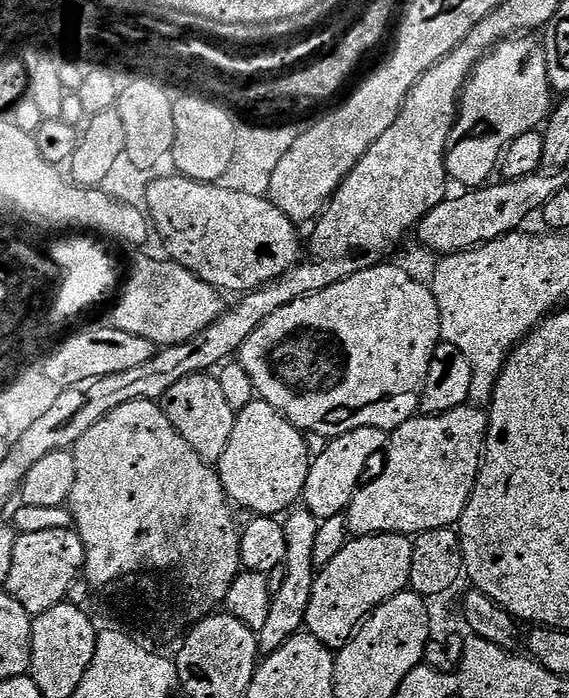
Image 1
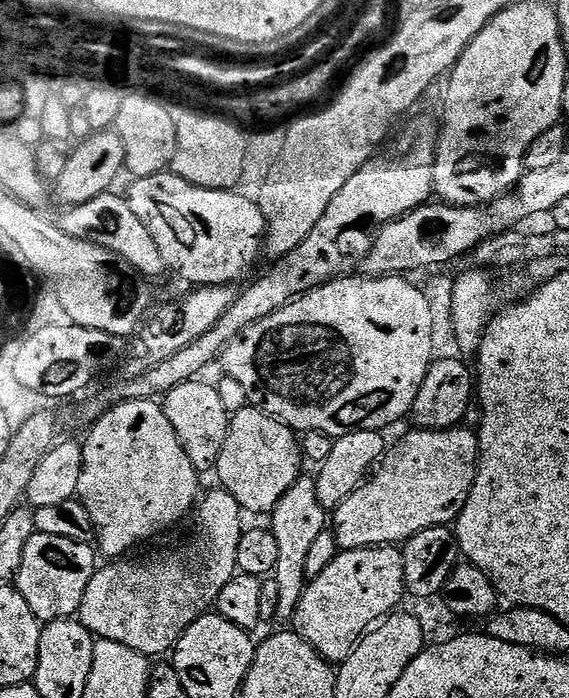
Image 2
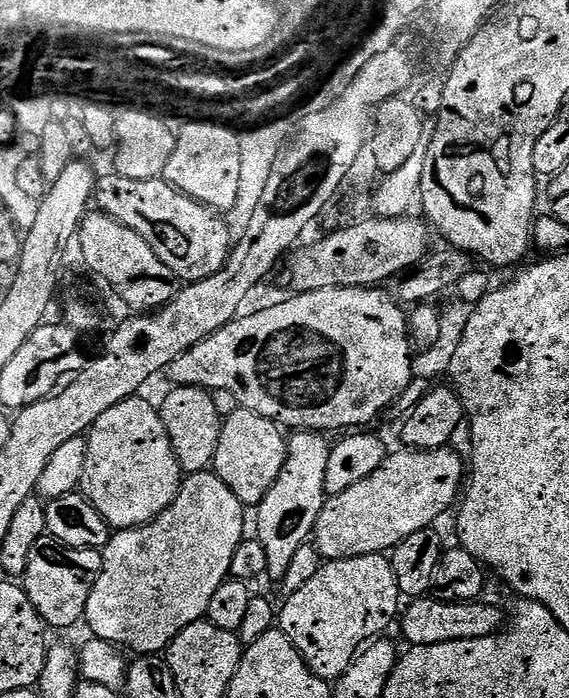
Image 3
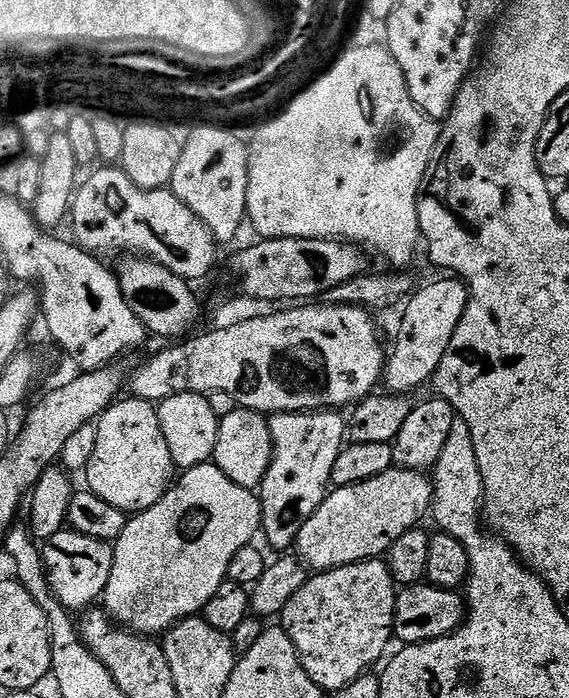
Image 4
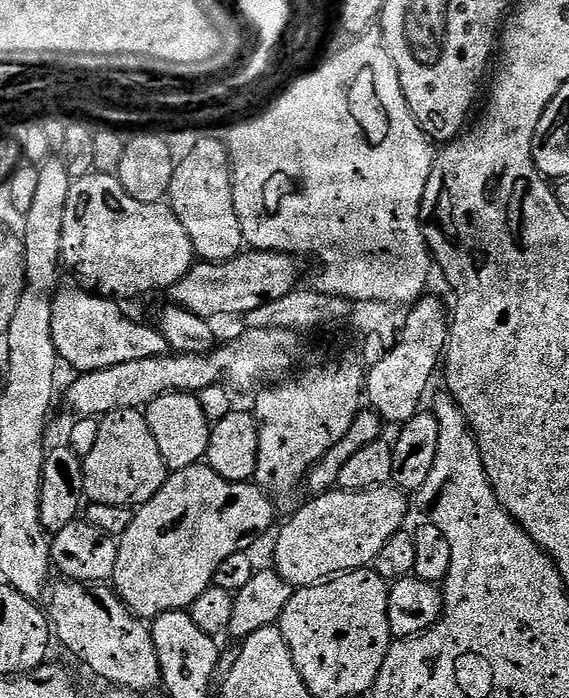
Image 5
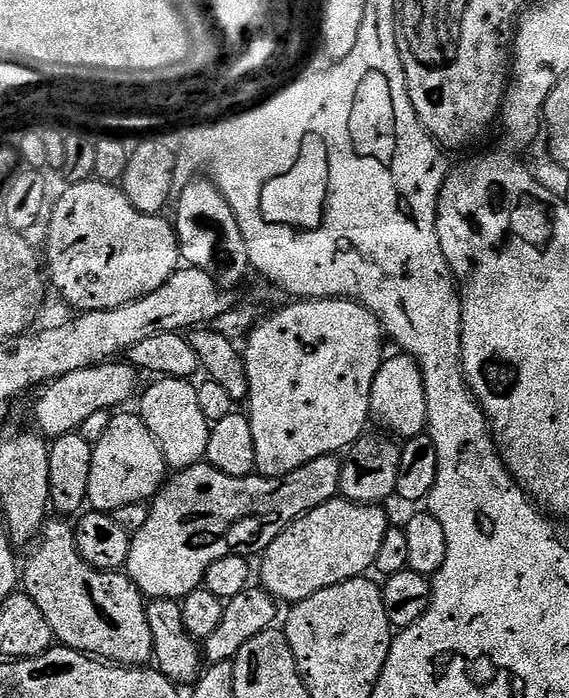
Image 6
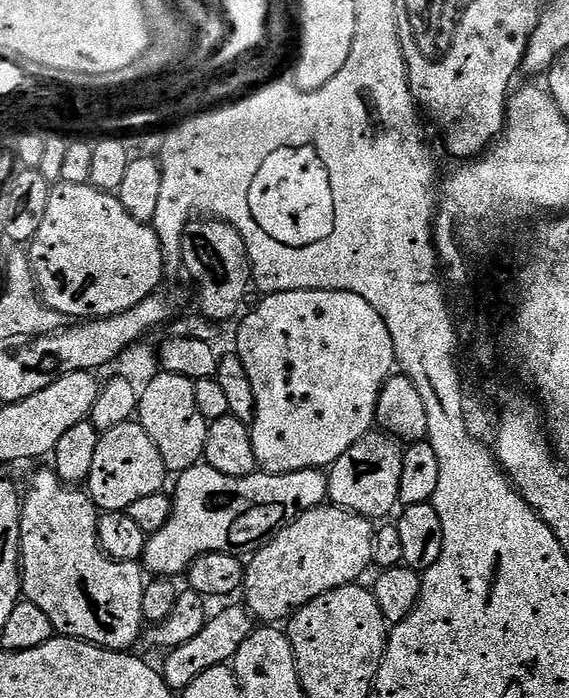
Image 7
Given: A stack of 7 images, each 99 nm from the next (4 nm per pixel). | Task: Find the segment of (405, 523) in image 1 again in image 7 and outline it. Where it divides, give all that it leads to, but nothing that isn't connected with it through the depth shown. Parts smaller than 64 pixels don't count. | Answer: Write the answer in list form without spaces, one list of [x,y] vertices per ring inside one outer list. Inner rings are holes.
[[[335,506],[303,512],[247,561],[243,603],[257,621],[268,626],[279,625],[295,616],[314,598],[335,588],[357,583],[361,579],[359,576],[373,567],[375,541],[373,521],[356,512]]]

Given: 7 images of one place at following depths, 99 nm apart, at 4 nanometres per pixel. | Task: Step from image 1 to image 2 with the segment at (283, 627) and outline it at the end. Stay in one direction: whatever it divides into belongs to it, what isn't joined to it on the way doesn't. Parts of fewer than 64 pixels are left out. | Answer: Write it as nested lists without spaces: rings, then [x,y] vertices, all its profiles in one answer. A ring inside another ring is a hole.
[[[308,474],[301,475],[300,479],[286,490],[286,494],[277,502],[270,513],[270,531],[274,538],[278,538],[278,566],[274,573],[276,580],[276,612],[285,622],[291,621],[296,612],[298,602],[302,598],[308,575],[306,574],[306,557],[310,546],[318,539],[318,534],[326,530],[329,523],[329,513],[318,502],[318,490],[315,479]]]

